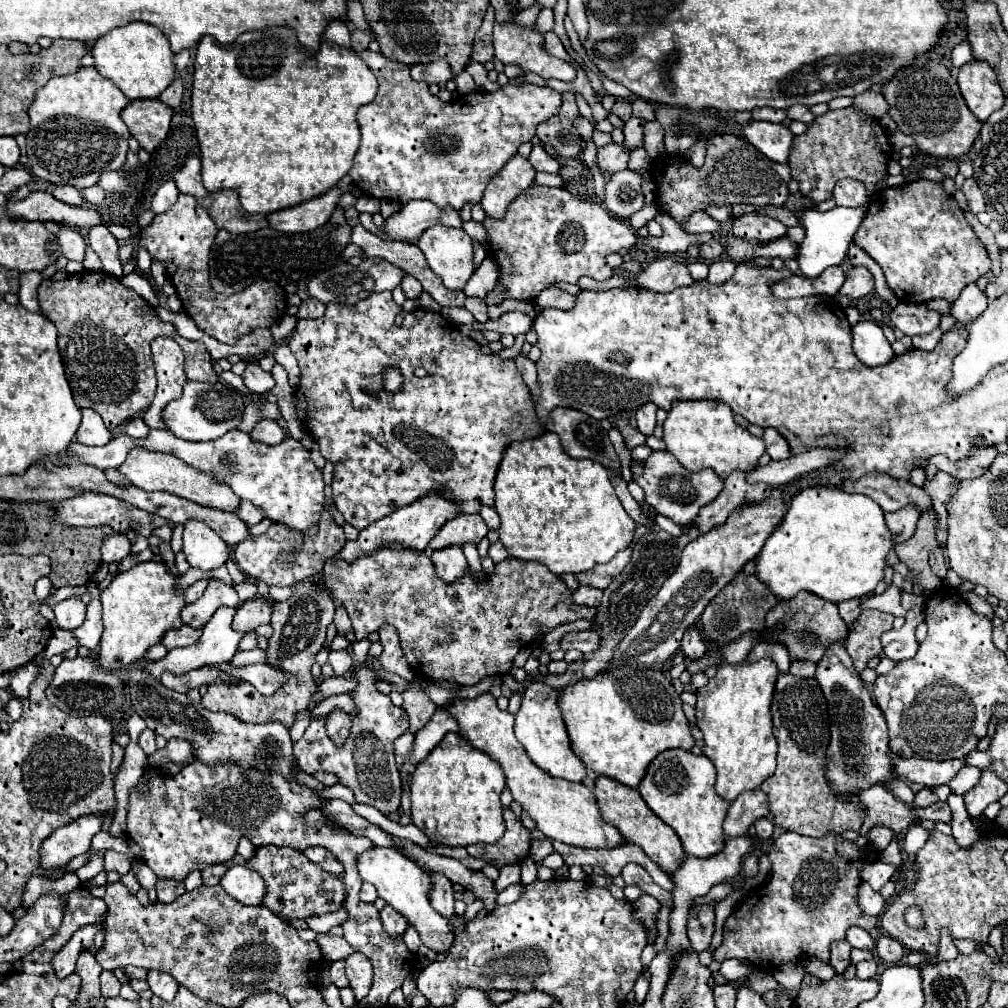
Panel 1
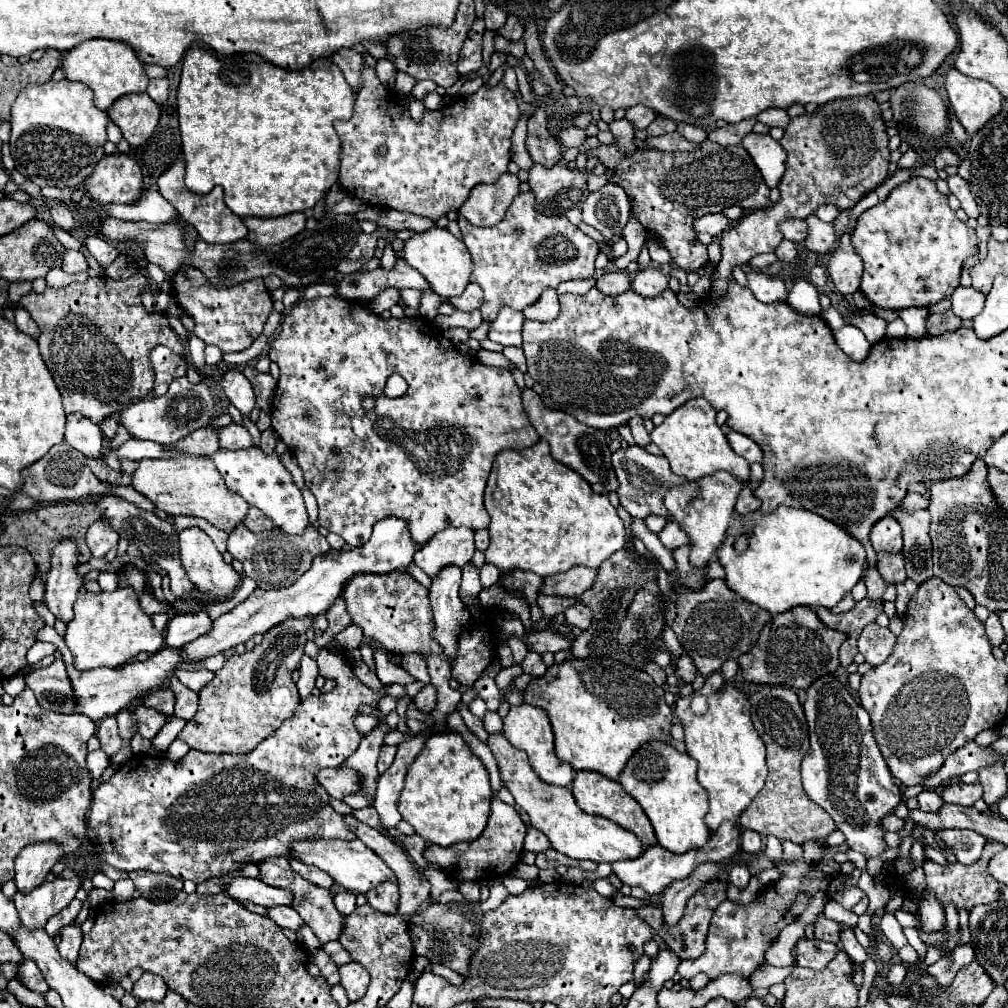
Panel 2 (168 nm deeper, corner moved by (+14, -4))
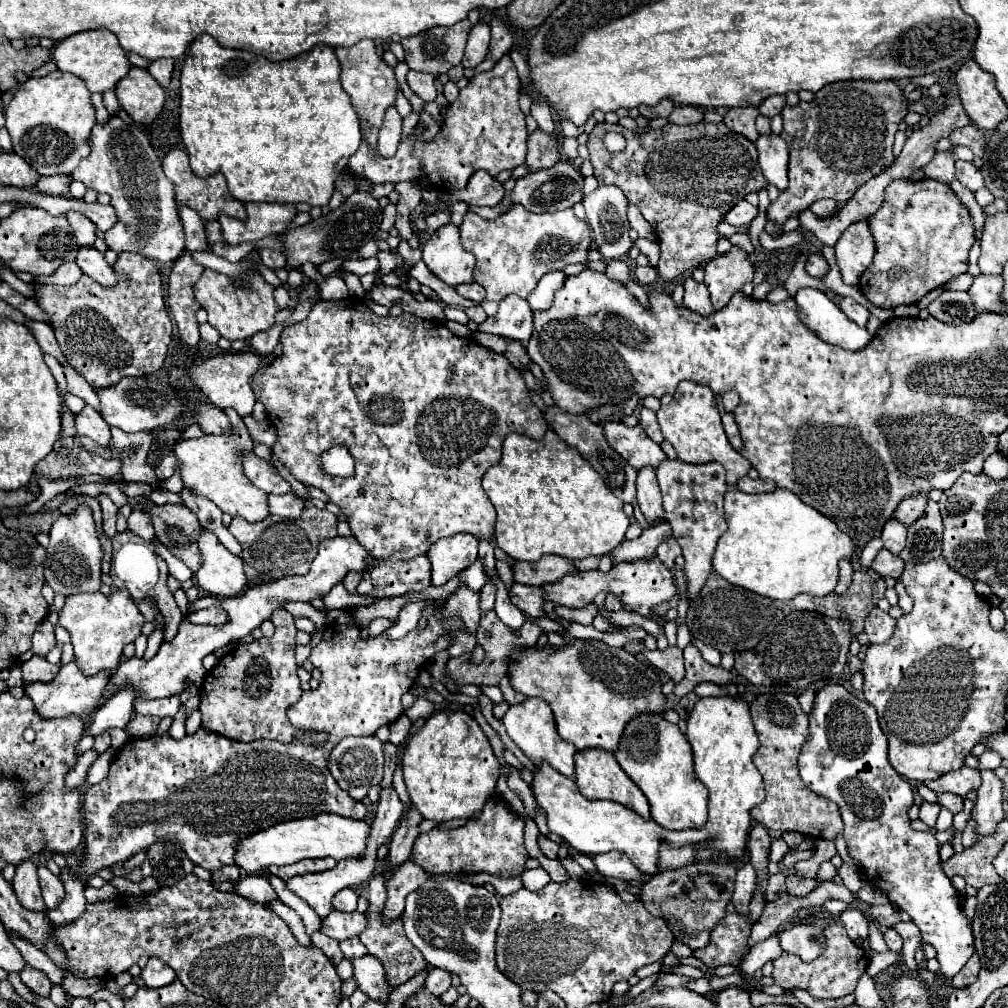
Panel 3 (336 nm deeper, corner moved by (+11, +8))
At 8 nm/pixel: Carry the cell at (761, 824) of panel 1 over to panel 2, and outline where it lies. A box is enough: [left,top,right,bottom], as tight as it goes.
[741,830,761,854]

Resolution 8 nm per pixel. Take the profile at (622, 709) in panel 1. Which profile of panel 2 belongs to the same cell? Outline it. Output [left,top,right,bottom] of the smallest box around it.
[525,658,673,780]

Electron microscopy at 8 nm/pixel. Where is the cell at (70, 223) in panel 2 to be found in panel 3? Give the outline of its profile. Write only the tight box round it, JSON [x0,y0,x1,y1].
[66,214,96,246]

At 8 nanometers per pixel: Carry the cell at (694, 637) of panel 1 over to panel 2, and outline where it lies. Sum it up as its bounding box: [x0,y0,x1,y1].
[675,656,697,684]

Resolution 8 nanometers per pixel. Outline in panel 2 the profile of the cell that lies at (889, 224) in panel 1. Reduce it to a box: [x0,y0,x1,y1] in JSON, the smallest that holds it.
[851,178,977,310]

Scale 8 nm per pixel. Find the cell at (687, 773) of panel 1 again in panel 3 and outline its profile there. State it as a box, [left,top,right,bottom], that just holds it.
[614,714,708,830]

